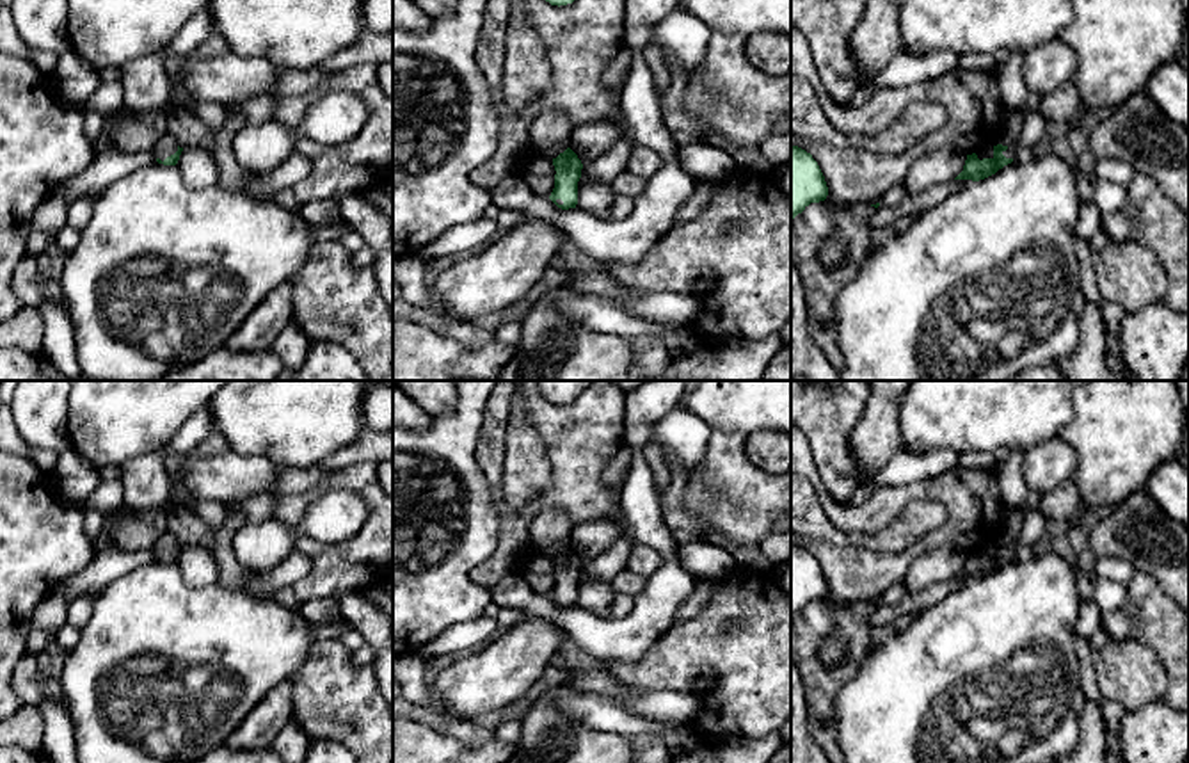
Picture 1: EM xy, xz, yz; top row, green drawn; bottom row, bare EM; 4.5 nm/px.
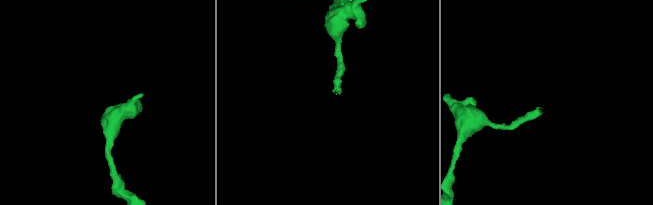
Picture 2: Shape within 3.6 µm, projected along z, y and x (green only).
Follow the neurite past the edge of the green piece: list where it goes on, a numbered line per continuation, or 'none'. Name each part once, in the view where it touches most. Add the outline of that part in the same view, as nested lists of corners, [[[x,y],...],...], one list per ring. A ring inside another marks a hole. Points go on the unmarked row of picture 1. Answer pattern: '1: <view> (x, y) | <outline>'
1: xy (167, 543) | [[[164,534],[155,544],[156,557],[162,560],[178,550],[178,541],[172,534]]]

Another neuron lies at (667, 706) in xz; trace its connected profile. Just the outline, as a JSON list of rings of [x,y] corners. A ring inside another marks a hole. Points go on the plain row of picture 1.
[[[643,690],[638,695],[622,695],[617,692],[602,695],[634,717],[666,726],[686,724],[698,711],[698,697],[691,692]]]

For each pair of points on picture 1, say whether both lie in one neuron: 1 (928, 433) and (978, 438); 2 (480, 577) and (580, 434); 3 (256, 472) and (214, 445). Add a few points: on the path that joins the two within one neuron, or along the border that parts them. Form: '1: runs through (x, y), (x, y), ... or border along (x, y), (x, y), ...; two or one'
1: runs through (941, 433), (965, 433); one
2: runs through (514, 541), (514, 527), (574, 472); one
3: border along (230, 449), (219, 454), (198, 454), (185, 468); two

